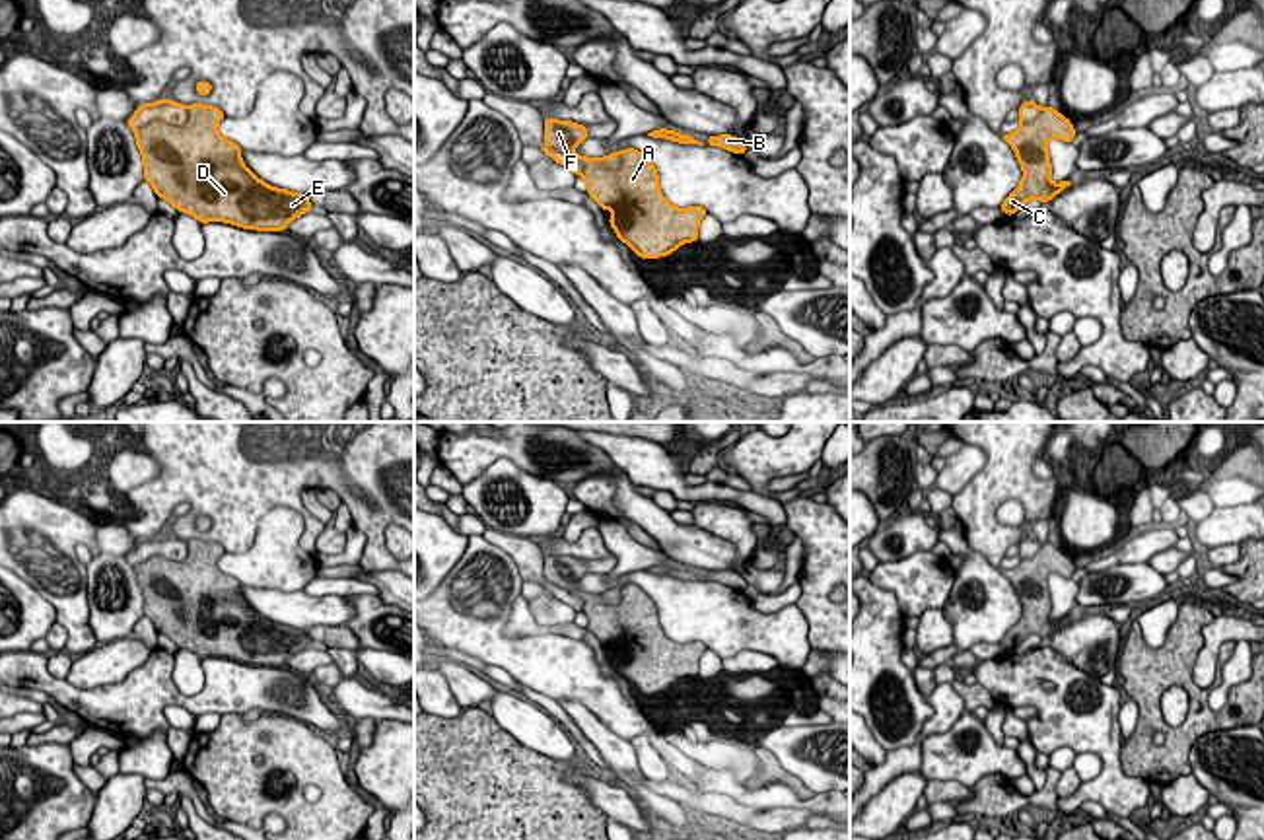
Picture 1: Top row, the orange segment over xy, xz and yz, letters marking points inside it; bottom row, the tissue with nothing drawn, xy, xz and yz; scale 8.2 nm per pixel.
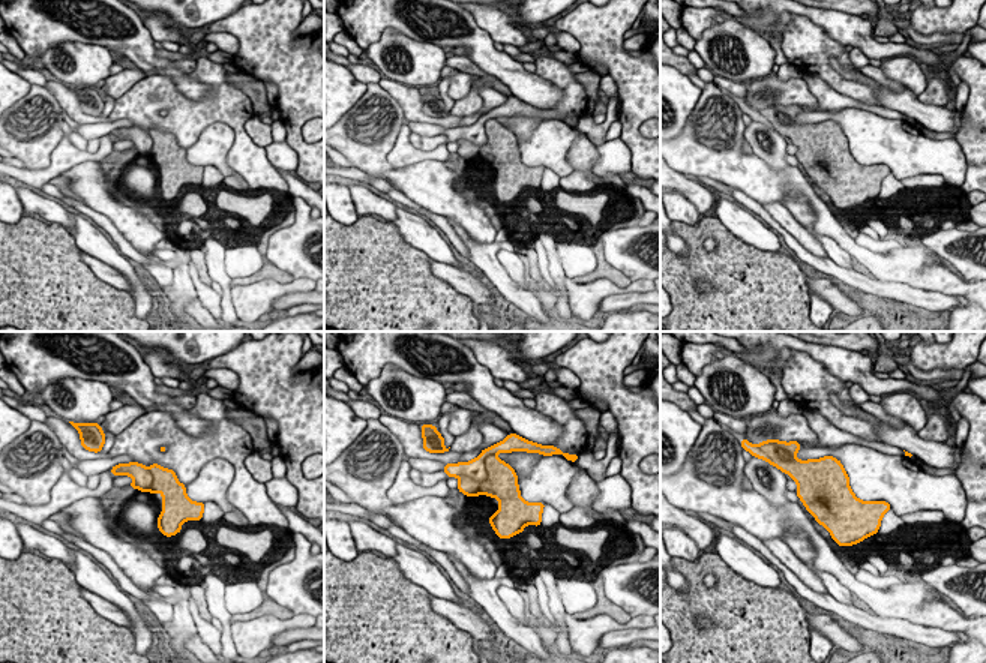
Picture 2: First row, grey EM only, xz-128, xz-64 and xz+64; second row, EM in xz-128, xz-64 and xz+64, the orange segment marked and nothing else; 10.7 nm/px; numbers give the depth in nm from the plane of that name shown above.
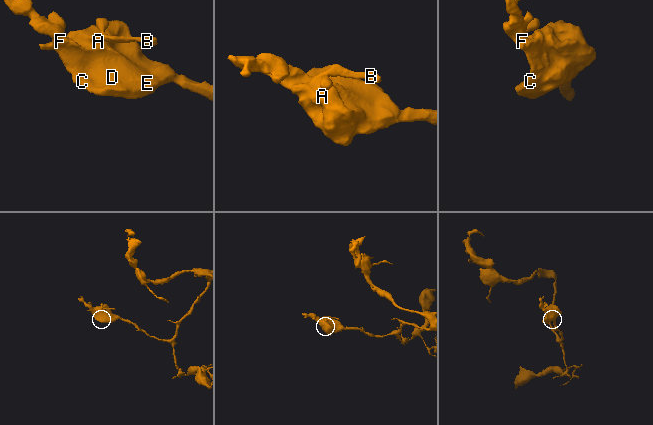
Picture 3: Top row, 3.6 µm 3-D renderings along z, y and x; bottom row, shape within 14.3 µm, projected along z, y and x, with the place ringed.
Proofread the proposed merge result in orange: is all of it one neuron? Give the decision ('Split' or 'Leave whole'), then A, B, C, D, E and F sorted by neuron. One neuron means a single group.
Split. Groups: A C D E F / B

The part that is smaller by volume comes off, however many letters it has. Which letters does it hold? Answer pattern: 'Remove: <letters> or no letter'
Remove: B

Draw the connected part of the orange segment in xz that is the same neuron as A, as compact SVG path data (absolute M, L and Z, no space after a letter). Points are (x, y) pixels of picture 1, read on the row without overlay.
M544 552L546 581L583 601L587 630L603 646L614 648L609 659L620 677L642 694L667 692L683 679L698 677L698 661L708 649L706 644L669 640L659 624L657 605L634 583L622 585L616 607L605 605L601 593L576 591L574 583L585 574L583 560Z

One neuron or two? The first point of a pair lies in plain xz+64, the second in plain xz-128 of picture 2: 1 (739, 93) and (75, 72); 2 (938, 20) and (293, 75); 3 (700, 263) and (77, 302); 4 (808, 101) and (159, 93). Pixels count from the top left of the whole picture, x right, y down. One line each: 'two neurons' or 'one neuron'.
1: two neurons
2: one neuron
3: one neuron
4: two neurons

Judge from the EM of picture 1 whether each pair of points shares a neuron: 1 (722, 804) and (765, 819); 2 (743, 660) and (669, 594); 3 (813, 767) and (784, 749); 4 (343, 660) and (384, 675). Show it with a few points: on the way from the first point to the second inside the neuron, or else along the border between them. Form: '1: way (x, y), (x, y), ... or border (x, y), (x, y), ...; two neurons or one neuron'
1: way (732, 809), (755, 819); one neuron
2: border (722, 658), (741, 652), (767, 652), (780, 664); two neurons
3: way (806, 759), (792, 751); one neuron
4: border (354, 654), (362, 673); two neurons

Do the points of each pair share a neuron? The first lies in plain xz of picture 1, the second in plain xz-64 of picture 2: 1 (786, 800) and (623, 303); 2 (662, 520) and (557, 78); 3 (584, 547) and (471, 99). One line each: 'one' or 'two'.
1: two
2: two
3: two

